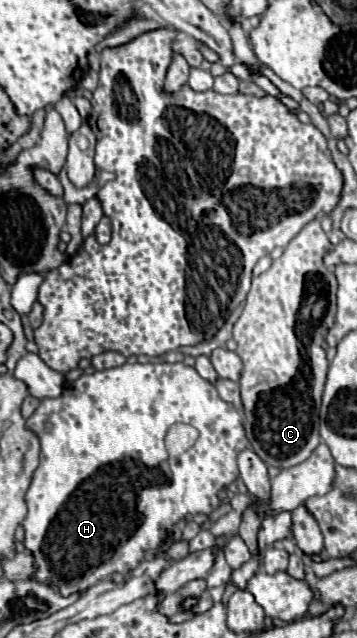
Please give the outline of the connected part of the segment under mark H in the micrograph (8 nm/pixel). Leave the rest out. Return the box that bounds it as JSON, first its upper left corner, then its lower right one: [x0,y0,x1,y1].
[22,363,248,597]

